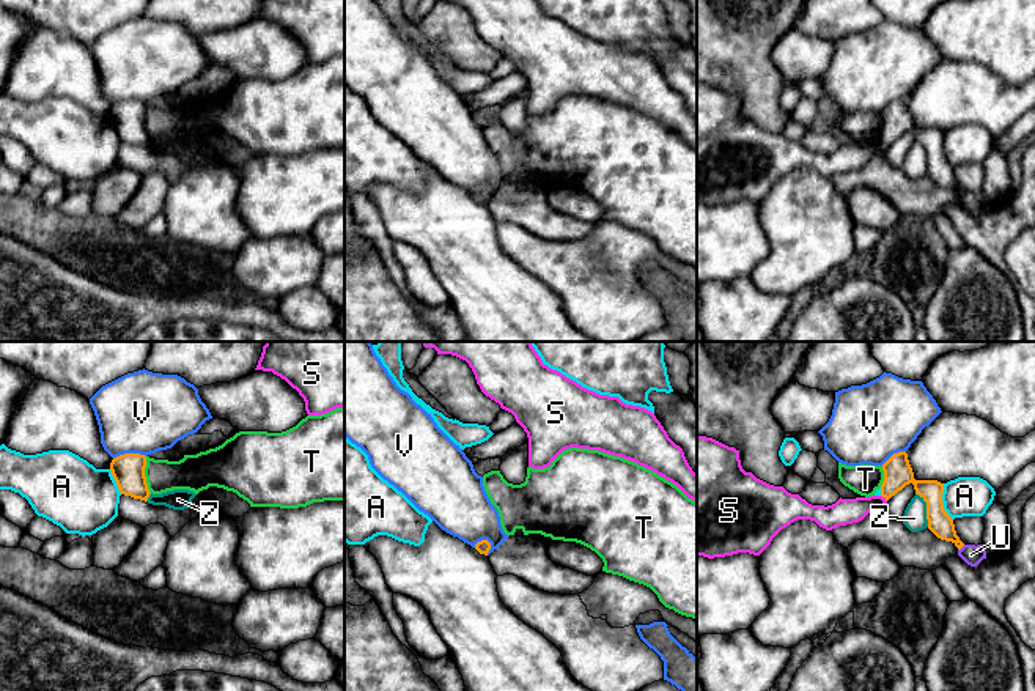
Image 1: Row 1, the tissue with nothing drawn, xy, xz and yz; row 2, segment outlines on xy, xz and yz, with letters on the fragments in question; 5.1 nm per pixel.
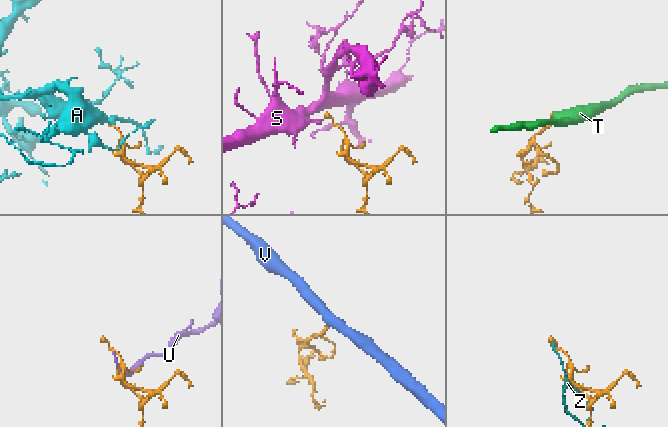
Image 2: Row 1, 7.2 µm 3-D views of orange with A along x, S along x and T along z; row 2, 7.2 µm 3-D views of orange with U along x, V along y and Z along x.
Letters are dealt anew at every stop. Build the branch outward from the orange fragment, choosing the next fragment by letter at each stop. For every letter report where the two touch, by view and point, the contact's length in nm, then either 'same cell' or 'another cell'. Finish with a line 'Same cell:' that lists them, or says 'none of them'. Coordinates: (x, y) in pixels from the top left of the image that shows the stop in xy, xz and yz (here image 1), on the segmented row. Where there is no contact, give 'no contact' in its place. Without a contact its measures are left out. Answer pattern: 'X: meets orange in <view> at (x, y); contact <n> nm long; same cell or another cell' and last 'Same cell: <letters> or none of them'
A: meets orange in yz at (942, 502); contact 200 nm long; another cell
S: meets orange in yz at (883, 496); contact 50 nm long; same cell
T: meets orange in xy at (143, 476); contact 190 nm long; another cell
U: meets orange in yz at (961, 546); contact 50 nm long; another cell
V: meets orange in xy at (129, 454); contact 170 nm long; another cell
Z: meets orange in yz at (927, 510); contact 190 nm long; another cell
Same cell: S

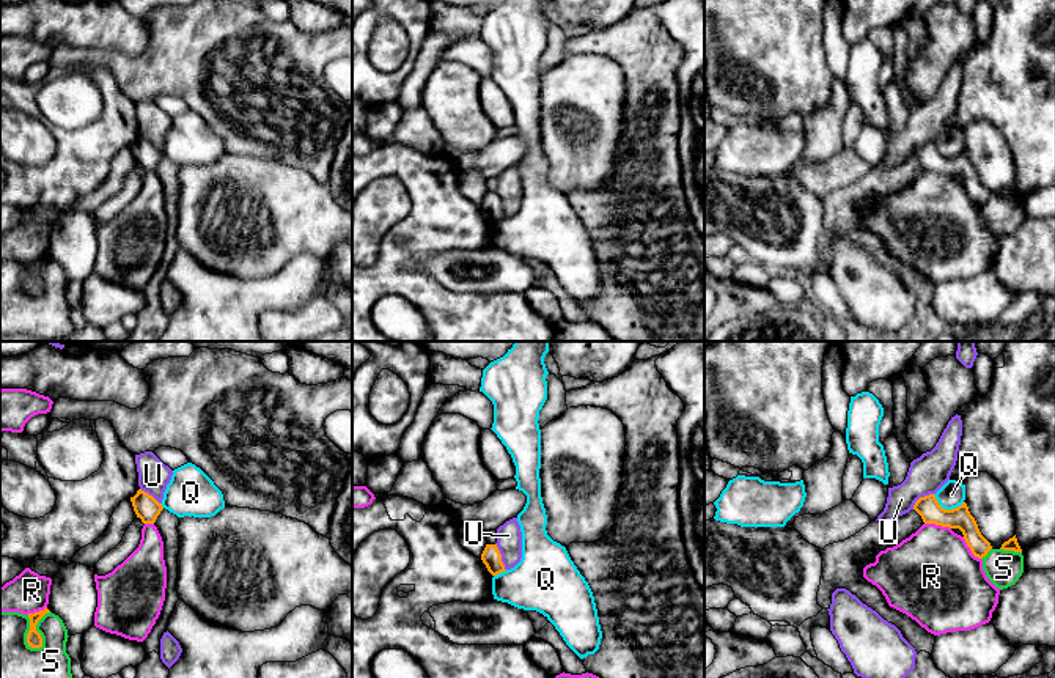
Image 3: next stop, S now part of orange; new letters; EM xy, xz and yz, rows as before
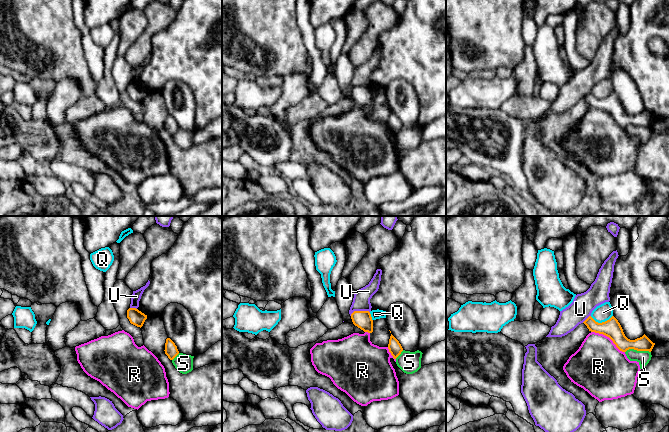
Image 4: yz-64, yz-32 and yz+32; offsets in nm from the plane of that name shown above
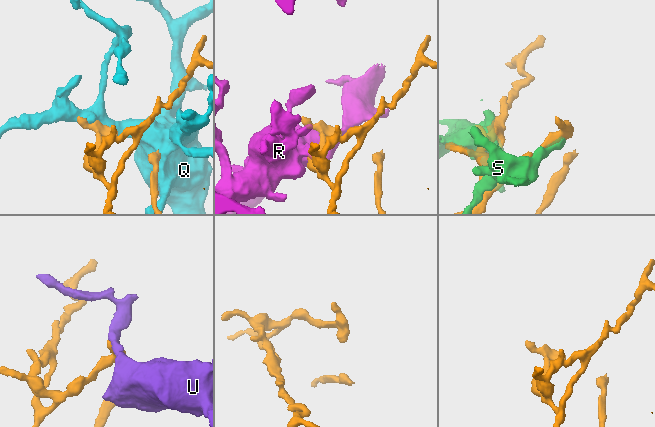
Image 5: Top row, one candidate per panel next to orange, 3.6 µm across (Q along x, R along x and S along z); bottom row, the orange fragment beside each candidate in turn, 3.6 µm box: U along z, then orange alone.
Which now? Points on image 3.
Q: meets orange in yz at (947, 510); contact 170 nm long; another cell
R: meets orange in yz at (937, 524); contact 140 nm long; another cell
S: meets orange in xy at (40, 634); contact 220 nm long; another cell
U: meets orange in xz at (500, 557); contact 150 nm long; another cell
Same cell: none of them

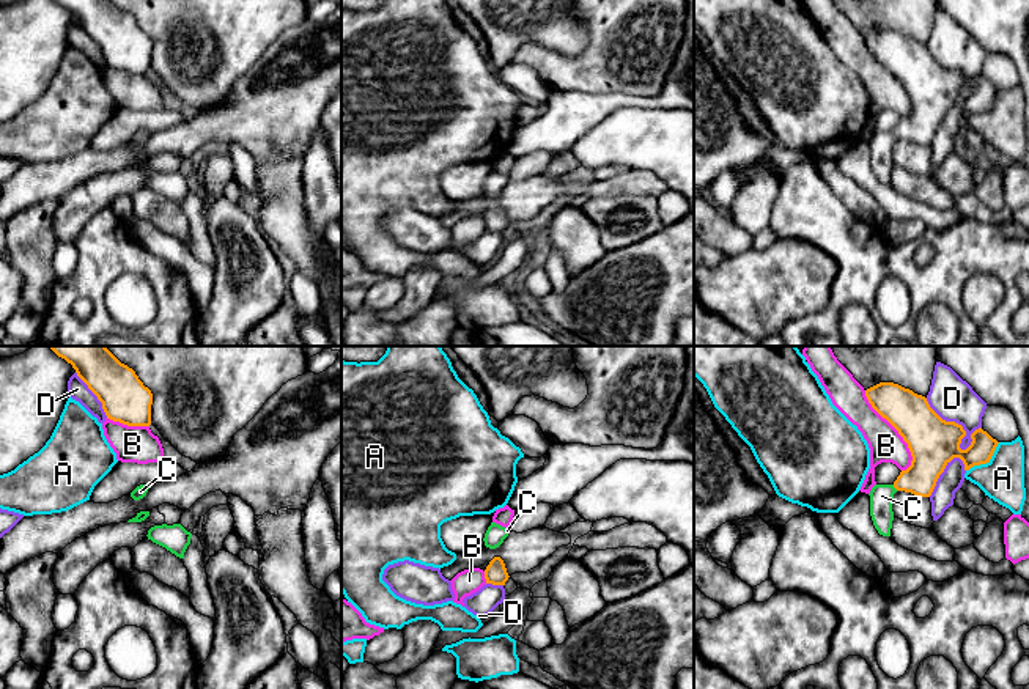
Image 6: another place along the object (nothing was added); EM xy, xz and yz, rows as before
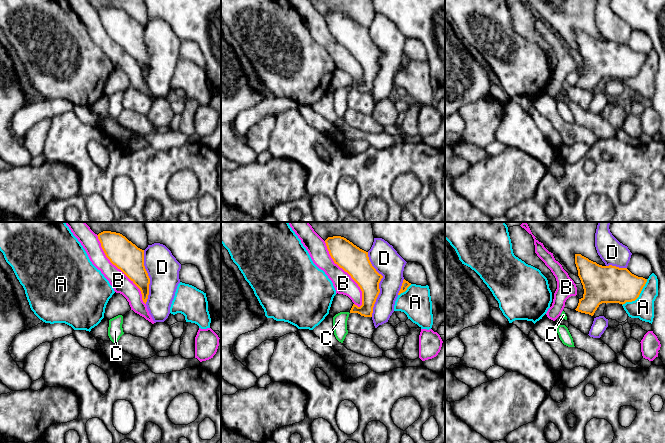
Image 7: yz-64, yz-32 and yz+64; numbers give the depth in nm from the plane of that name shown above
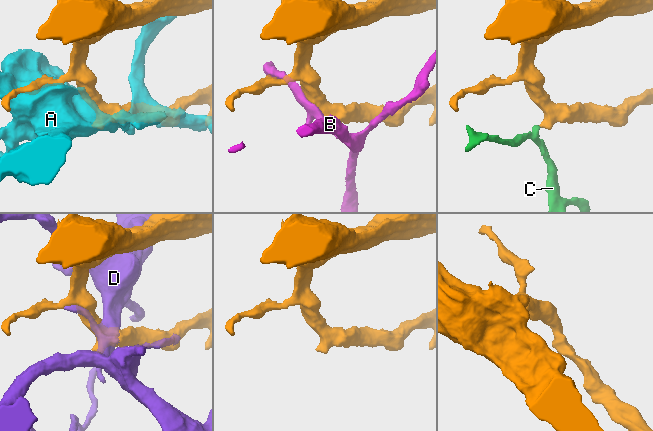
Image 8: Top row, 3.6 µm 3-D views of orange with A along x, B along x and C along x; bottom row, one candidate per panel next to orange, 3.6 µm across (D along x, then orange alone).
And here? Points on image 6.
A: meets orange in yz at (985, 463); contact 220 nm long; another cell
B: meets orange in yz at (897, 430); contact 460 nm long; another cell
C: meets orange in yz at (896, 488); contact 40 nm long; same cell
D: meets orange in yz at (954, 422); contact 340 nm long; another cell
Same cell: C

